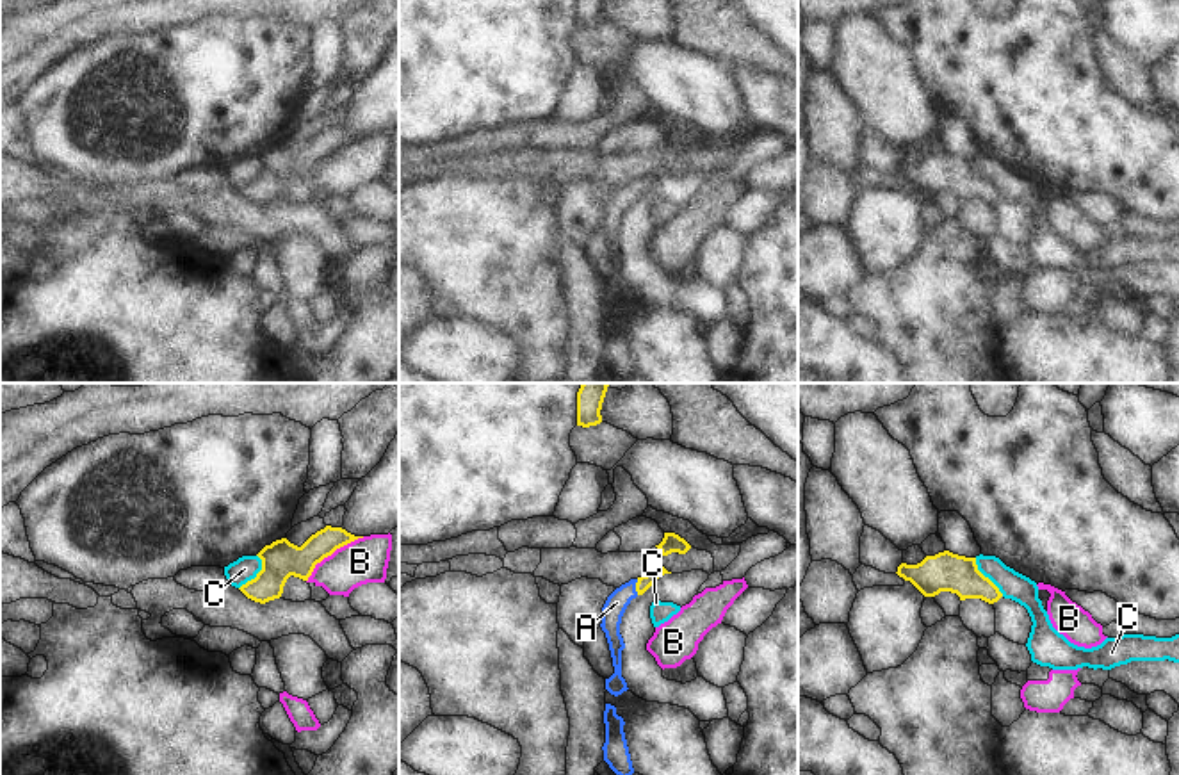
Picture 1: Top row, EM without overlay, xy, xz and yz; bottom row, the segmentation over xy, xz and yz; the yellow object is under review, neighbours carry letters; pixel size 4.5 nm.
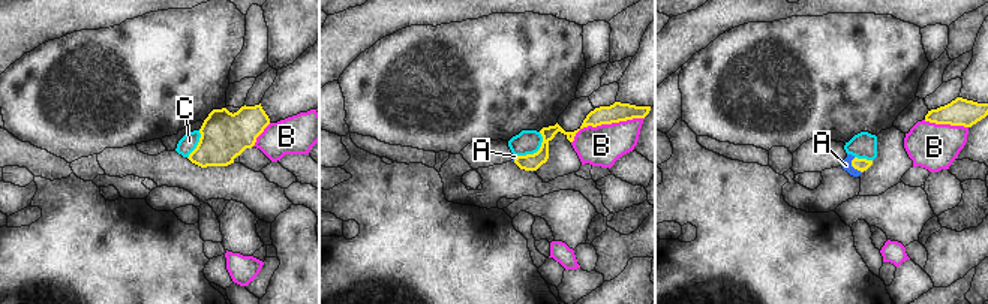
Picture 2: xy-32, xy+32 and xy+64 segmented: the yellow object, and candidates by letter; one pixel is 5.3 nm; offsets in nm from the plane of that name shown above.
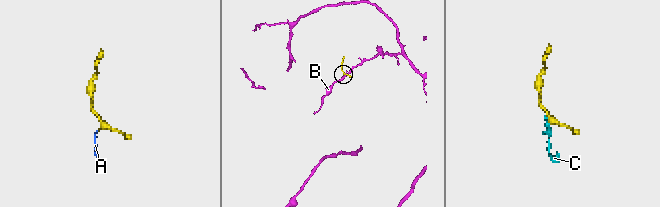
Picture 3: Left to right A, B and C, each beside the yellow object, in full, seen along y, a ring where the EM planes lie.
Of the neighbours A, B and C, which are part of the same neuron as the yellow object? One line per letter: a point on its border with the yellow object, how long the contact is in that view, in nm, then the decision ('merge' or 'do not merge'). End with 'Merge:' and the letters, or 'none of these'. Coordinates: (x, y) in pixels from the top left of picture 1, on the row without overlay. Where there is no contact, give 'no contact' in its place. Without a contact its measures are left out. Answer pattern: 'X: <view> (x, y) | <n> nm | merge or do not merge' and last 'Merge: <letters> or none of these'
A: xz (636, 187) | 70 nm | merge
B: xy (332, 154) | 340 nm | do not merge
C: yz (987, 179) | 220 nm | do not merge
Merge: A

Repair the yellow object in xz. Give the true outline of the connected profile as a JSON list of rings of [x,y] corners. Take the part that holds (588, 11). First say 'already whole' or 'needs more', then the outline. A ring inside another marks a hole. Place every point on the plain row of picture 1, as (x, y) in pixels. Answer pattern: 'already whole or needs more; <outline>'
already whole; [[[577,0],[577,27],[590,29],[602,23],[604,0]]]

